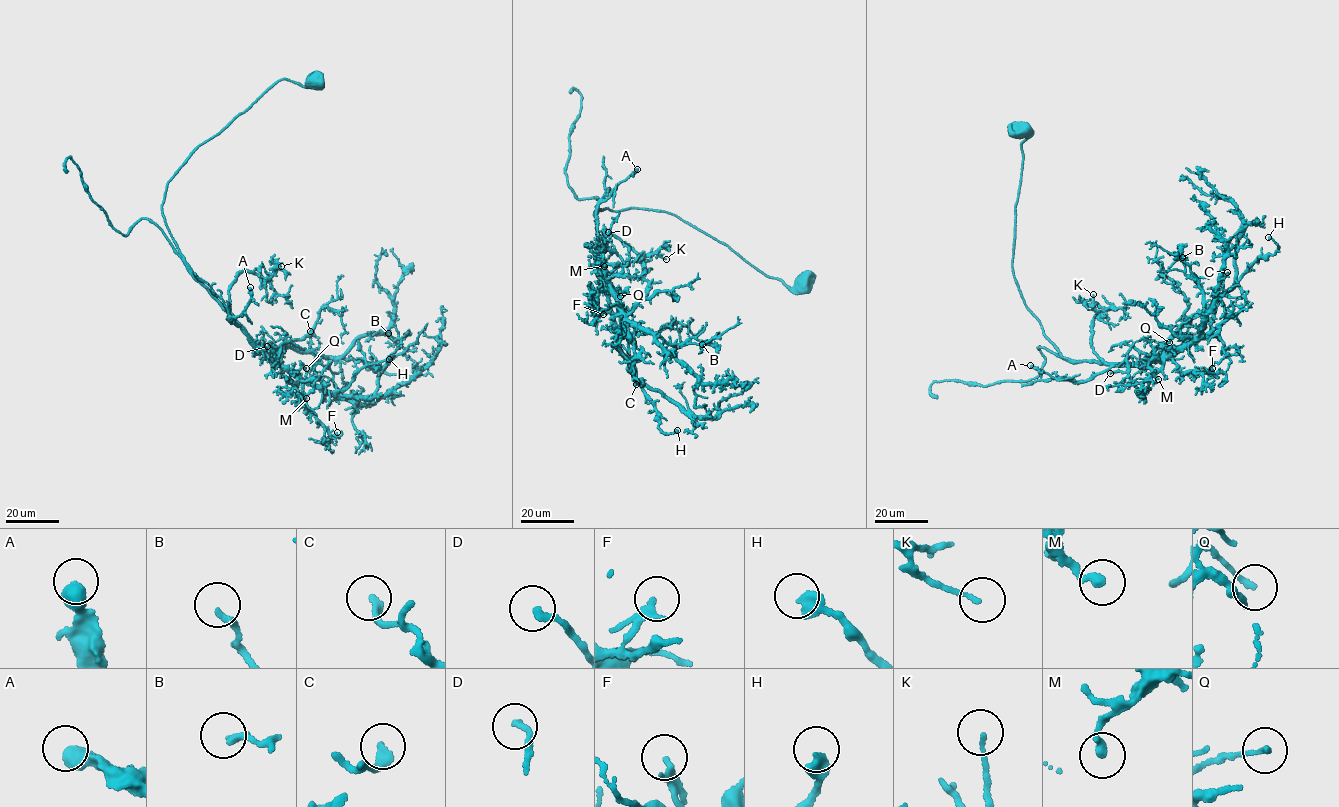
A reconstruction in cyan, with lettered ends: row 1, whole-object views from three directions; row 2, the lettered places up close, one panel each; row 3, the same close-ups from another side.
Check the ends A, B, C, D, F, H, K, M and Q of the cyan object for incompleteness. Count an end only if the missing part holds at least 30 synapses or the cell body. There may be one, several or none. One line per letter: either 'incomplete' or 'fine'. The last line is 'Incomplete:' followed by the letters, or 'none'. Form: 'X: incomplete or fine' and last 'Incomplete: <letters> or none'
A: incomplete
B: fine
C: fine
D: fine
F: fine
H: fine
K: fine
M: fine
Q: fine
Incomplete: A

